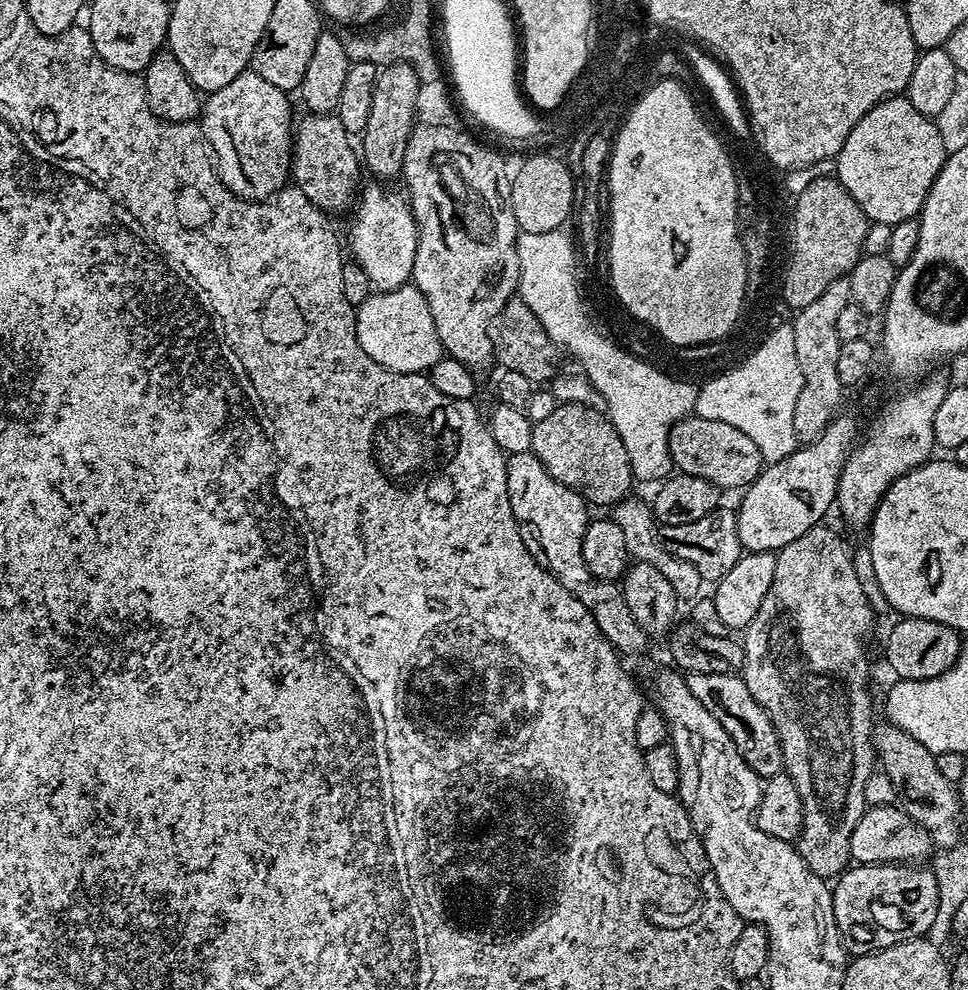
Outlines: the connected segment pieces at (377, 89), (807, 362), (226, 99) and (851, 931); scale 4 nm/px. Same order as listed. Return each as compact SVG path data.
M389 64L379 69L376 77L376 85L374 86L374 102L370 102L370 118L366 118L366 126L362 133L362 139L364 139L362 160L366 165L367 171L369 168L376 175L373 177L379 178L381 181L392 182L388 180L394 179L395 176L397 179L404 171L404 159L406 158L406 150L408 149L408 139L412 133L412 128L418 121L417 107L422 100L420 89L422 89L422 83L410 64Z
M847 278L830 282L810 306L799 309L791 321L794 330L794 354L798 354L798 370L802 370L802 390L794 405L794 430L801 441L811 442L819 438L831 420L841 411L840 399L846 395L844 384L838 378L838 350L840 339L834 325L840 311L852 303L852 291Z
M243 72L222 90L207 93L198 117L204 143L214 157L220 181L244 200L275 197L289 183L294 143L294 119L289 93L266 82L262 74Z
M857 863L840 873L832 888L832 901L844 950L855 958L913 937L927 937L939 908L938 882L928 866Z

